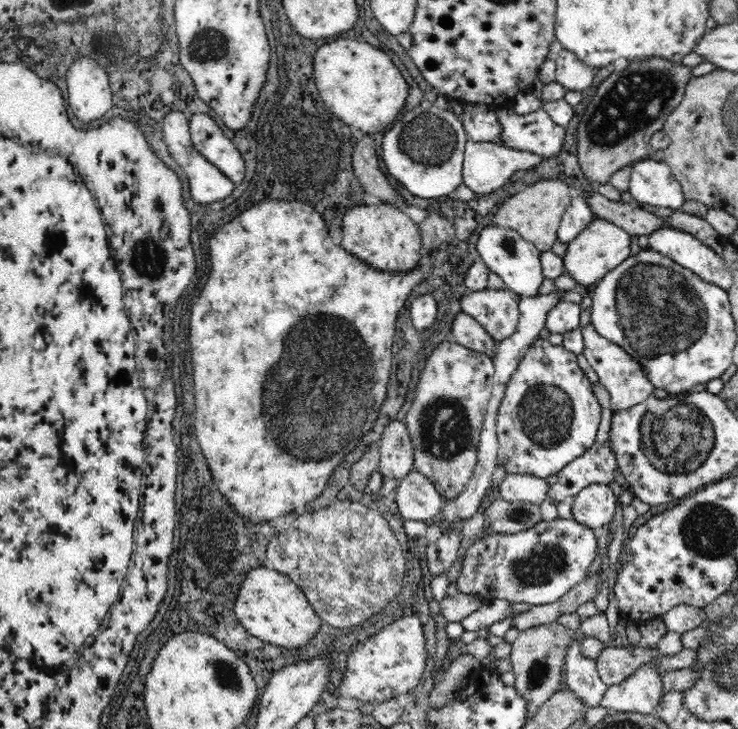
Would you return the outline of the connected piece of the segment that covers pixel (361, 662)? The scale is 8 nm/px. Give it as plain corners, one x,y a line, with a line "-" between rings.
404,616
378,634
368,638
364,644
356,644
346,660
344,678
336,690
338,698
356,698
362,704
382,704
386,700
396,700
396,696
414,692
420,676
426,668
426,638
422,624
416,616

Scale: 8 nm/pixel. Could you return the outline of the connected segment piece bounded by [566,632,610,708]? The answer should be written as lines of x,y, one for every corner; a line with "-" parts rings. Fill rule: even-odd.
576,632
578,638
570,642
566,650
566,684
568,690
576,694
578,700
584,702
584,706
600,706
604,694
608,692
608,684
602,682
600,672
598,672
598,662
588,660
582,654
582,634

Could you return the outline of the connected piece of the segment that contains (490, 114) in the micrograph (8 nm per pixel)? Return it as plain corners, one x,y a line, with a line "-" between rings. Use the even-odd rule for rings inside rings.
462,104
462,124
468,140
474,142
498,142
502,126
496,110
488,110
484,104

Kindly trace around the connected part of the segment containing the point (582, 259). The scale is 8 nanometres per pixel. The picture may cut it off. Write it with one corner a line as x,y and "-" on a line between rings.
596,218
582,234
578,234
576,240
568,244
568,252
564,256
564,276
570,276
572,280
576,280
578,288
590,290
608,272
612,272
630,256
630,240
632,240
632,234
628,234
624,228
616,226
614,222

